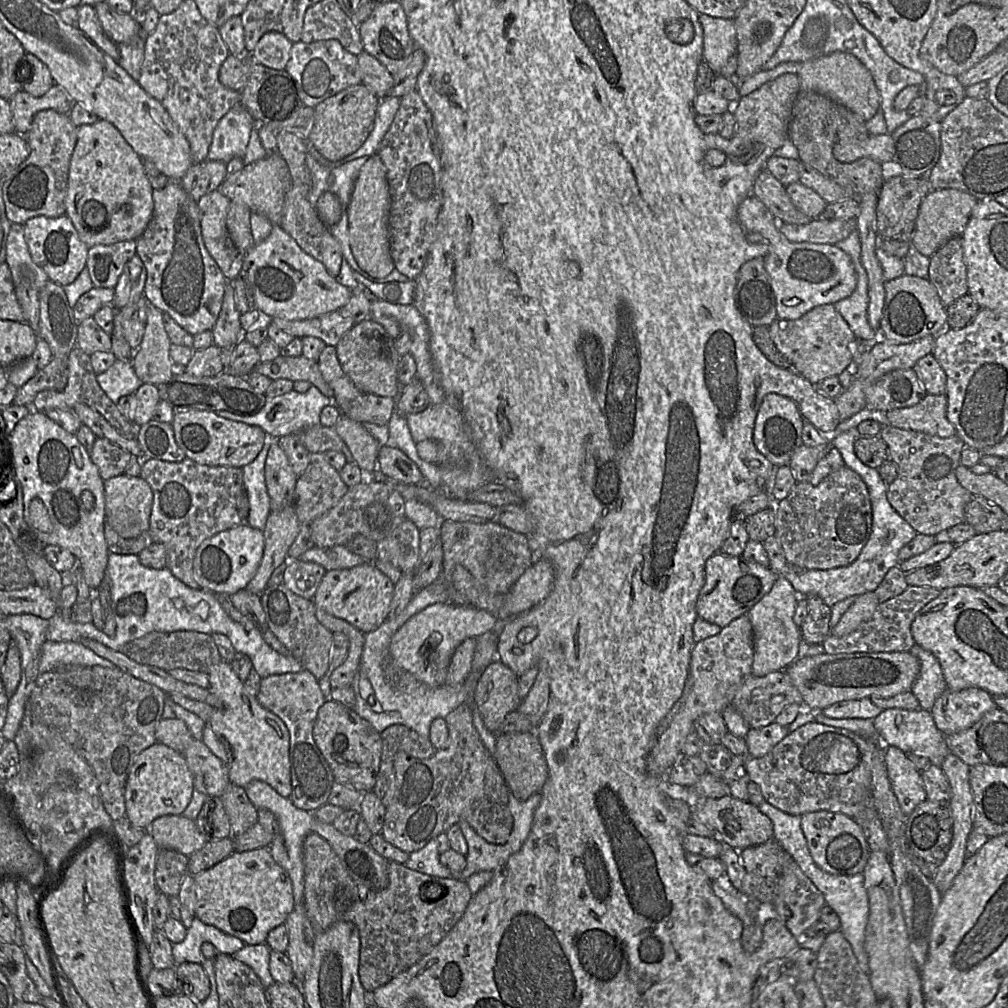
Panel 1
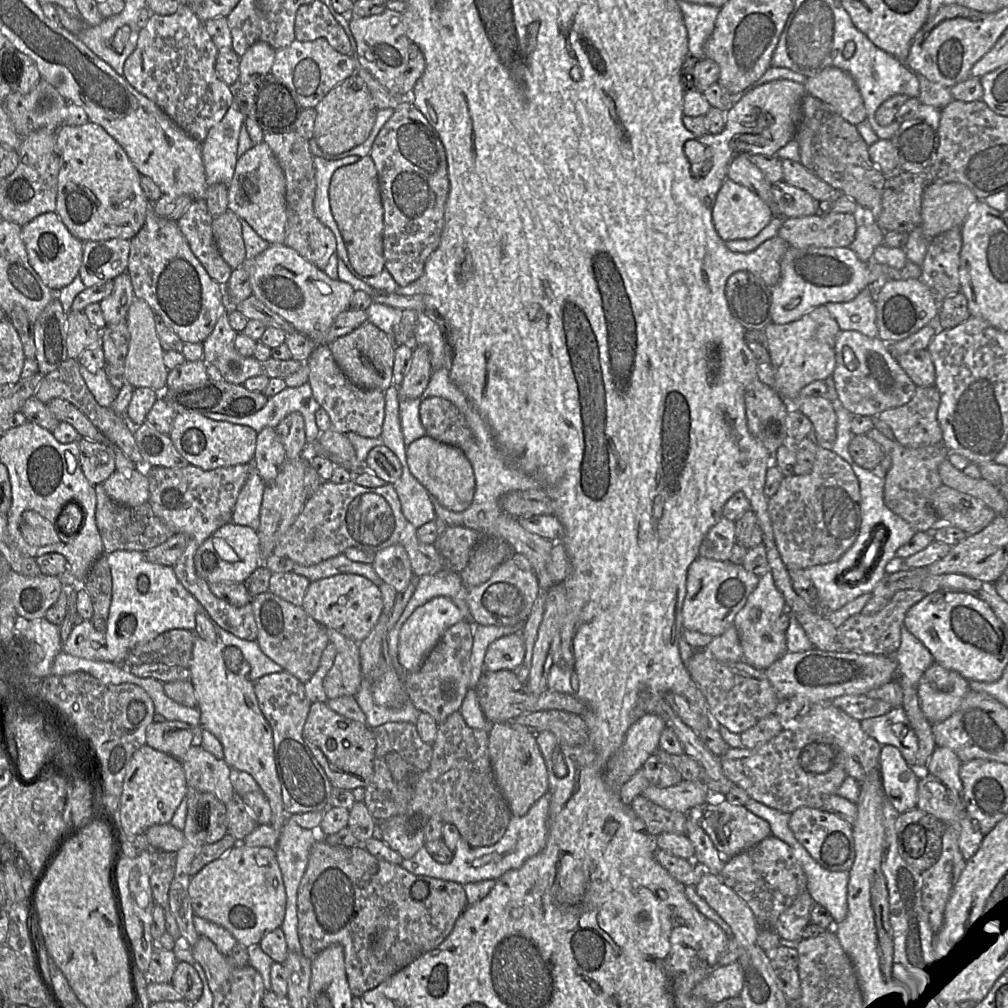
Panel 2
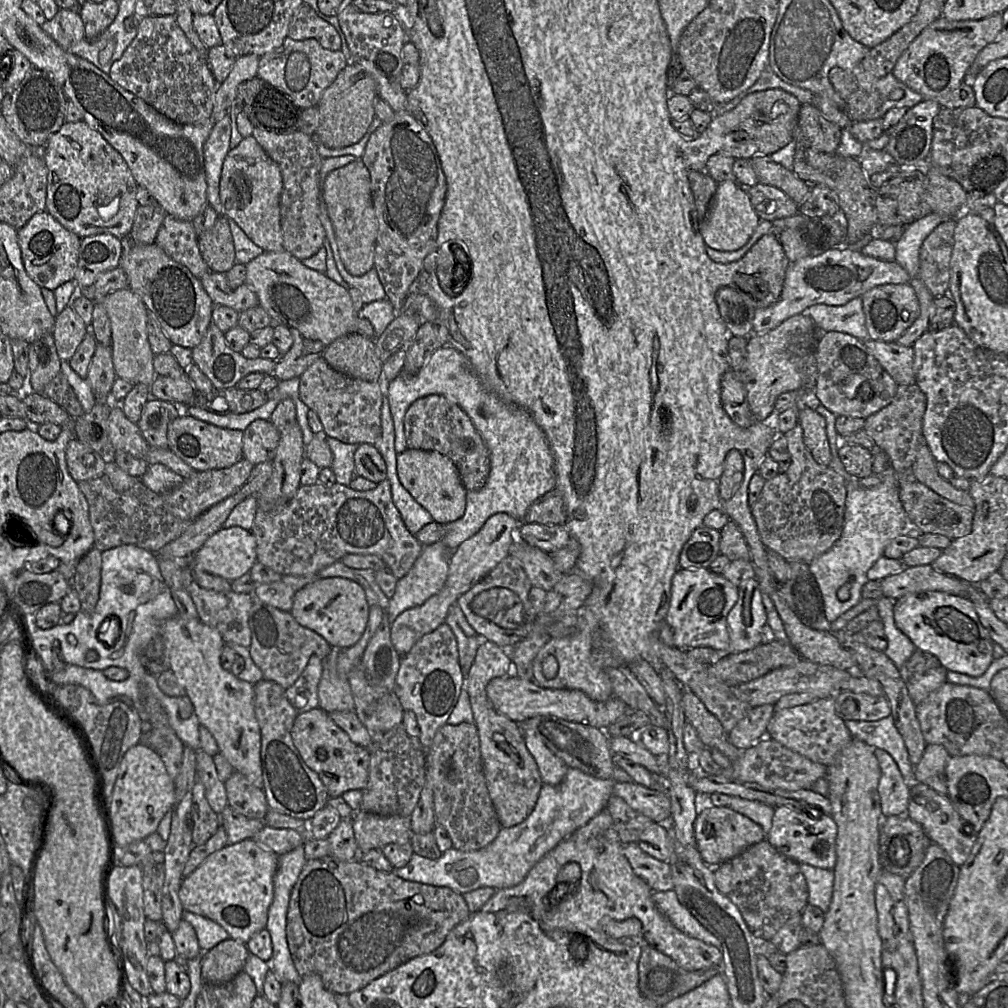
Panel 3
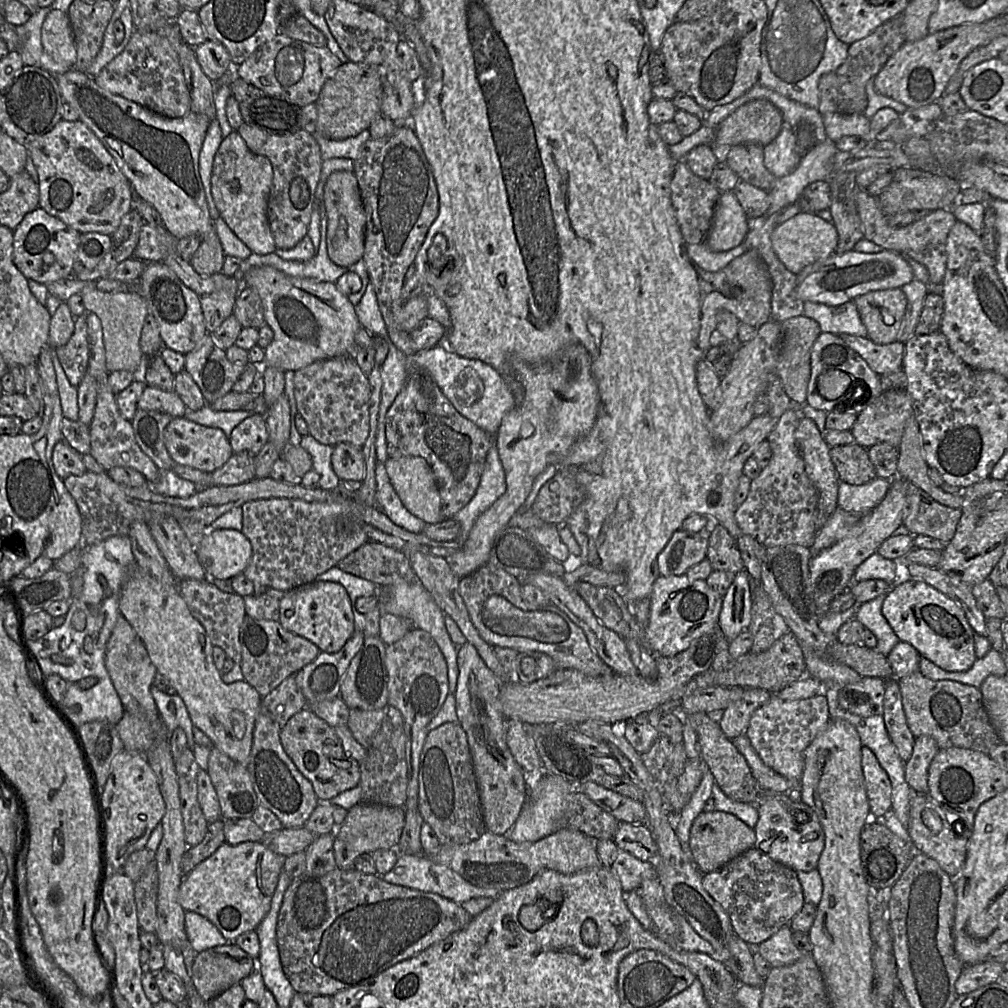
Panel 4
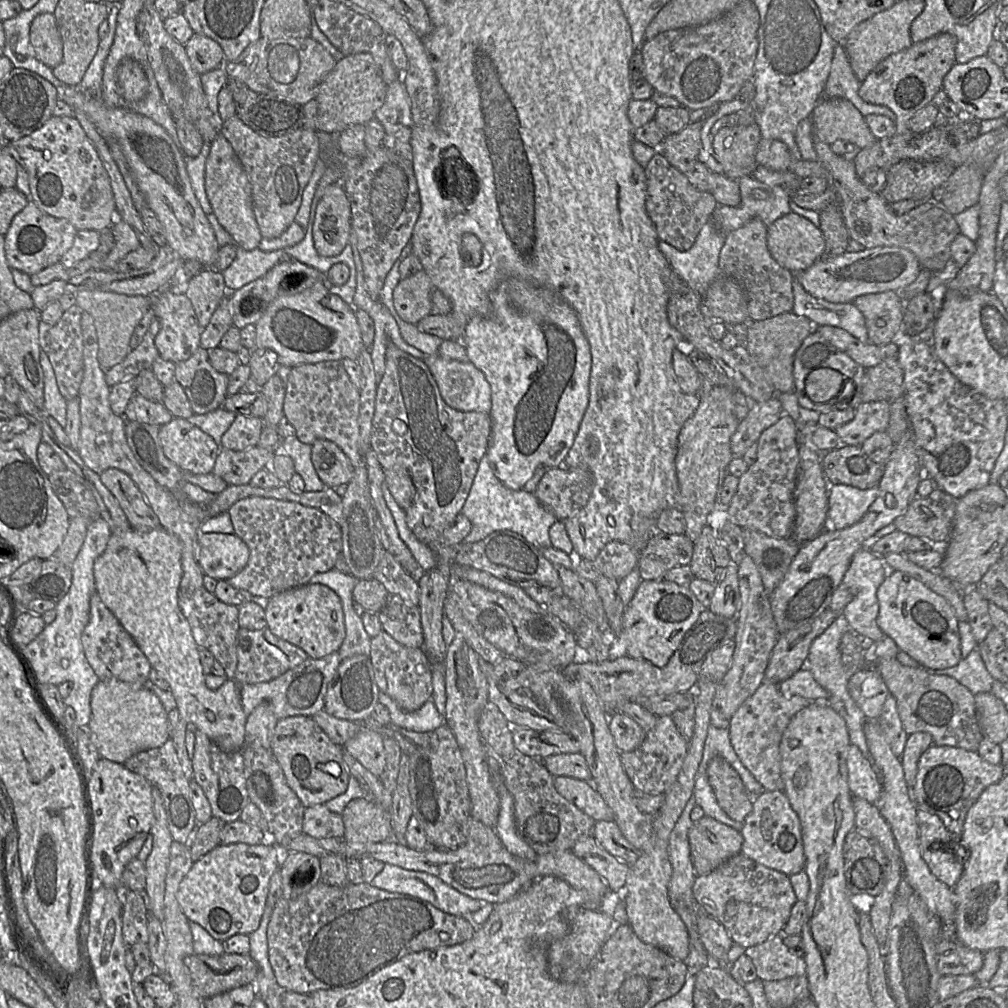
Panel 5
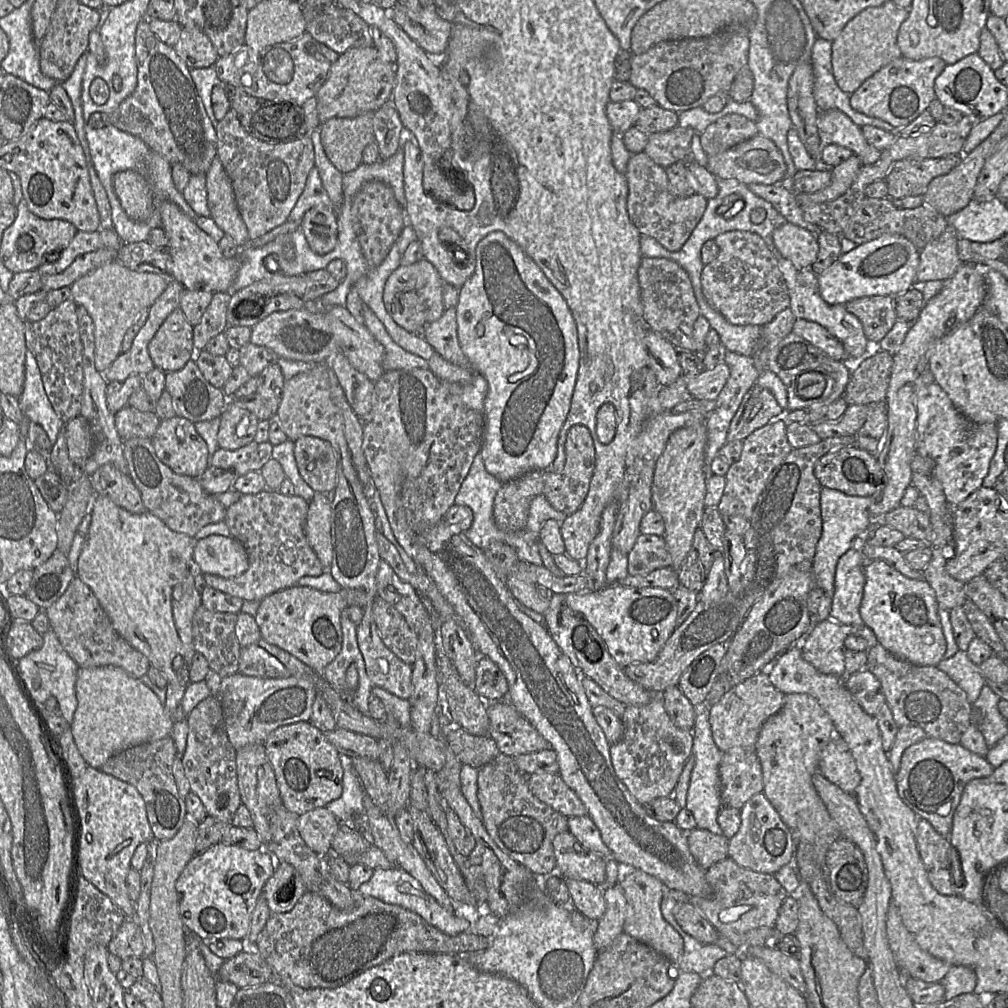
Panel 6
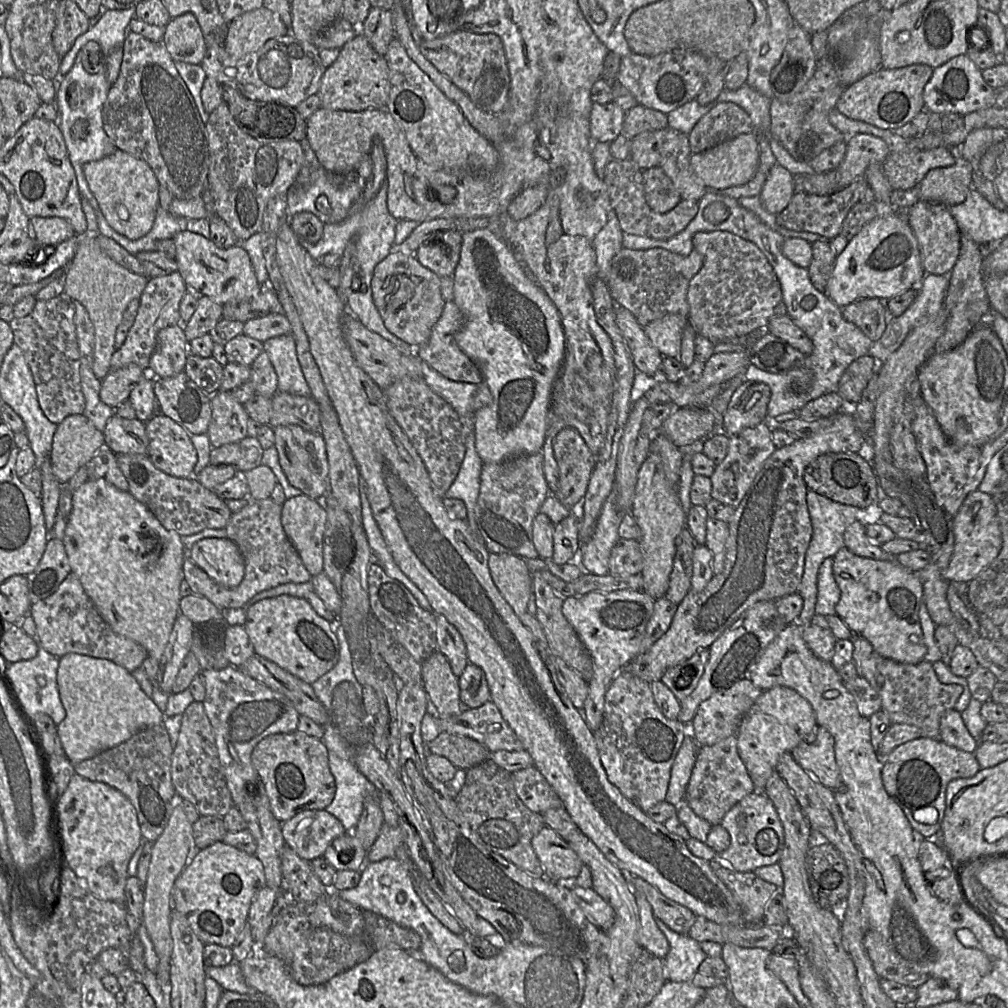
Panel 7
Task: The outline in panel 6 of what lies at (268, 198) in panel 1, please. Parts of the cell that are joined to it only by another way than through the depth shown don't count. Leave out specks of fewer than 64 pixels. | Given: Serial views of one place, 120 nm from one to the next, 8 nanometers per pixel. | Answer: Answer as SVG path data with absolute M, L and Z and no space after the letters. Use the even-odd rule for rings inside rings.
M217 155L214 157L210 168L206 173L206 191L210 217L225 234L232 238L236 246L240 249L247 246L252 240L249 239L247 227L237 208L231 180L225 172Z

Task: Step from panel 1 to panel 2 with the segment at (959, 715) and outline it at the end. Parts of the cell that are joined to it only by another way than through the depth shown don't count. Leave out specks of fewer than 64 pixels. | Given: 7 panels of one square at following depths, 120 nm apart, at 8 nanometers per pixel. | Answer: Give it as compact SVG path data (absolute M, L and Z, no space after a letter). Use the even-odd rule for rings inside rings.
M936 662L923 673L917 689L920 708L932 725L950 717L969 691L967 679Z

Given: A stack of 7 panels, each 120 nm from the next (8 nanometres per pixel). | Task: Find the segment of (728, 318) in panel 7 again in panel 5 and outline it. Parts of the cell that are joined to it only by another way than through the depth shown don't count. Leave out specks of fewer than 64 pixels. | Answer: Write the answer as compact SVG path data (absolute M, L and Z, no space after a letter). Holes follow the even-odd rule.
M753 218L744 226L731 231L725 238L719 254L720 276L736 280L742 287L749 318L759 321L784 312L793 311L793 280L795 274L781 266L769 251L768 227L760 218Z

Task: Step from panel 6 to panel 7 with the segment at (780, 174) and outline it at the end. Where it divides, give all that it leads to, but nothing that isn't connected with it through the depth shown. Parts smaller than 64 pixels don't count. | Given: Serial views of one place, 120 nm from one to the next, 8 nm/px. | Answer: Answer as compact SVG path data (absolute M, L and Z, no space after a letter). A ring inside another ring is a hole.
M744 133L721 142L703 152L694 153L690 164L695 174L709 189L723 190L749 182L759 164L759 137L755 133Z

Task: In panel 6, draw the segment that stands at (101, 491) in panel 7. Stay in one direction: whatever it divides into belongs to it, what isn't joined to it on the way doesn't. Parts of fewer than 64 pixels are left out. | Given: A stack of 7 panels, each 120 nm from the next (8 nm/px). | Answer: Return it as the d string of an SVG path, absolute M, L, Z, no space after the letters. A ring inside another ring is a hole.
M96 495L90 510L91 522L78 558L76 576L89 586L116 632L132 647L143 653L150 664L161 671L168 682L188 686L189 667L183 660L183 646L176 630L172 593L192 568L194 539L172 531L157 516L146 511L133 514L109 498Z

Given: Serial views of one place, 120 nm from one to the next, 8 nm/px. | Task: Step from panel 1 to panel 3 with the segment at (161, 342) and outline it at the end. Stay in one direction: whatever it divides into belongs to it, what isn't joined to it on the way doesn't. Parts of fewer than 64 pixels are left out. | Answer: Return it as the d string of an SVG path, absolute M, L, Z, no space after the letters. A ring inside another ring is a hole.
M129 288L116 290L94 303L101 304L110 320L112 360L116 376L132 384L150 385L158 376L153 367L154 354L147 339L148 309Z

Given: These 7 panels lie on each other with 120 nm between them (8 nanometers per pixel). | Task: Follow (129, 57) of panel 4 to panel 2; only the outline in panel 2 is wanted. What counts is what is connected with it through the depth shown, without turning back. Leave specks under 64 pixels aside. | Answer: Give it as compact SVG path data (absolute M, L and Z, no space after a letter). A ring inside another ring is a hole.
M186 2L172 15L153 14L141 28L136 48L126 59L122 75L132 87L154 102L176 125L201 144L209 130L235 104L235 96L230 86L216 74L215 62L219 50L208 34L204 22Z

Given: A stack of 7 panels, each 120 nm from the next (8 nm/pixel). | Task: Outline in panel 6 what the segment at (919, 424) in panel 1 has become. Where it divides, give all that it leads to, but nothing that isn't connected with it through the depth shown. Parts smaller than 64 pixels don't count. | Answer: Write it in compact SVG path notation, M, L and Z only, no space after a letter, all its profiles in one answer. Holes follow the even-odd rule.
M850 404L839 419L810 425L821 439L845 435L855 436L865 423L867 414L868 405Z

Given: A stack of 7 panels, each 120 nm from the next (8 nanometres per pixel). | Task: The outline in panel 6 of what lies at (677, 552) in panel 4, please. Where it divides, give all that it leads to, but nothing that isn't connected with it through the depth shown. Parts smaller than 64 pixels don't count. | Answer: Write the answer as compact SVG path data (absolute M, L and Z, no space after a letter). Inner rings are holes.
M640 535L628 553L627 560L629 576L644 576L656 569L671 566L665 541L657 535Z

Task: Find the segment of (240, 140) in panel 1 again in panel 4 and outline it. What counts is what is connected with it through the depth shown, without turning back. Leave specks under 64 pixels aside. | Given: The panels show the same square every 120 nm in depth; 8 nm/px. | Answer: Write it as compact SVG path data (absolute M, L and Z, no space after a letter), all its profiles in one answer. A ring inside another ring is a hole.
M216 119L212 120L199 153L199 174L212 220L220 218L212 196L211 176L214 156L223 138L219 122Z

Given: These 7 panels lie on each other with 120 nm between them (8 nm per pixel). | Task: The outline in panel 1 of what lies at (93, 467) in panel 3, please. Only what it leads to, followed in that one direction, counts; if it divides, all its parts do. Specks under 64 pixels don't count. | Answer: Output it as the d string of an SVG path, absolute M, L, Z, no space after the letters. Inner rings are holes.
M98 437L88 451L92 462L97 466L104 481L123 474L130 460L136 457L109 440Z

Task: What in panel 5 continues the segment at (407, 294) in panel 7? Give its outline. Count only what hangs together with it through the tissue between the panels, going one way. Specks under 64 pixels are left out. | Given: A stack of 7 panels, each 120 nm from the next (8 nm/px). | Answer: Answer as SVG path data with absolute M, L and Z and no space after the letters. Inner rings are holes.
M420 270L415 274L401 279L393 291L393 304L399 317L408 323L416 325L423 318L433 312L431 294L434 286L425 270Z

